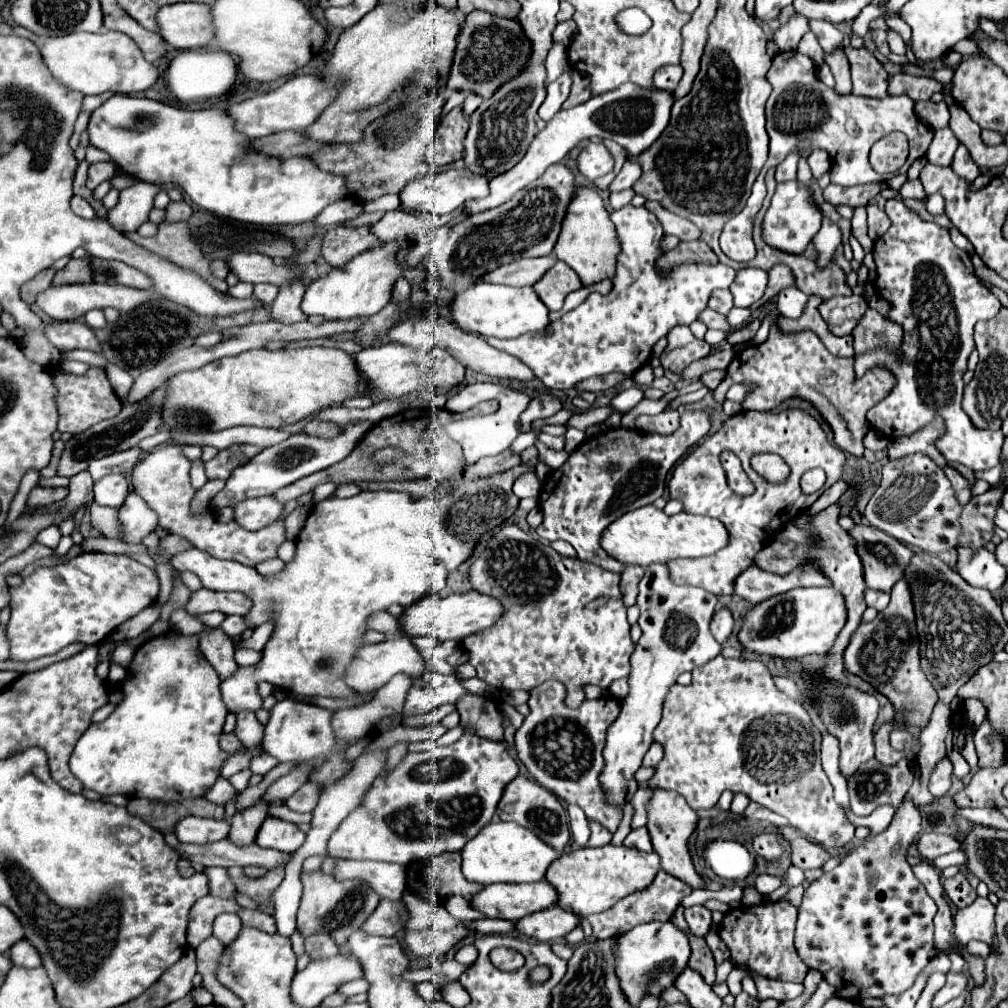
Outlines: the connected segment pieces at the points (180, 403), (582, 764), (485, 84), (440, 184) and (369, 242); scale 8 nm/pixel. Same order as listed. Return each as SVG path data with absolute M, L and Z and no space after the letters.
M253 349L227 357L227 365L211 363L171 377L163 405L163 429L221 431L235 425L281 429L365 393L369 387L355 359L341 349Z
M559 681L541 683L541 687L531 691L527 701L531 713L515 733L517 755L539 785L547 787L561 801L579 805L589 819L595 819L615 833L623 811L607 803L607 795L603 795L603 787L599 787L599 775L603 771L607 727L617 719L621 705L615 697L603 695L599 699L583 701L579 709L571 709L565 705L565 695L567 689Z
M473 11L467 15L467 23L461 31L447 89L475 93L487 101L499 87L503 87L503 83L511 81L519 75L519 71L523 71L523 67L527 67L529 57L531 41L523 35L523 27L519 27L517 19L503 19L487 15L485 11Z
M449 169L449 171L431 171L423 179L415 179L407 183L407 187L399 193L401 209L443 209L443 215L461 209L467 201L487 197L489 179L485 175L475 175L467 169Z
M345 227L329 229L323 239L323 259L333 267L343 267L353 257L377 247L381 241L371 235L369 227Z

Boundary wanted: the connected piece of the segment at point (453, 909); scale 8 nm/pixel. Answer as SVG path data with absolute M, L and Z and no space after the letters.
M451 897L451 899L447 901L447 911L449 911L455 919L463 919L463 921L475 921L475 919L483 918L483 913L473 911L463 897Z

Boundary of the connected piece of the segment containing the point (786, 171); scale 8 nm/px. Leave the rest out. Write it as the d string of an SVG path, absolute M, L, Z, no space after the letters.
M791 151L791 155L787 155L787 159L777 165L775 179L777 181L793 181L793 179L797 179L797 161L799 161L797 151Z

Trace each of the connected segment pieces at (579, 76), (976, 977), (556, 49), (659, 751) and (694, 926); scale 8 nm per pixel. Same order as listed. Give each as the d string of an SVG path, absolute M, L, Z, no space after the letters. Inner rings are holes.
M573 71L573 85L571 85L569 99L563 103L563 109L571 109L579 103L585 103L591 97L591 85L589 77L581 71Z
M957 947L957 953L967 961L967 973L973 979L973 987L979 987L979 983L983 983L985 959L981 955L971 955L965 947Z
M553 43L549 55L547 55L547 85L555 79L559 79L567 69L569 69L569 59L567 59L567 47L563 43Z
M655 741L655 743L649 747L649 751L645 753L643 767L655 767L655 763L657 763L657 761L661 761L661 757L663 757L663 745Z
M693 905L693 907L687 907L685 909L685 919L687 919L687 925L691 929L691 933L703 937L707 935L709 927L711 927L711 911L705 909L703 905Z

